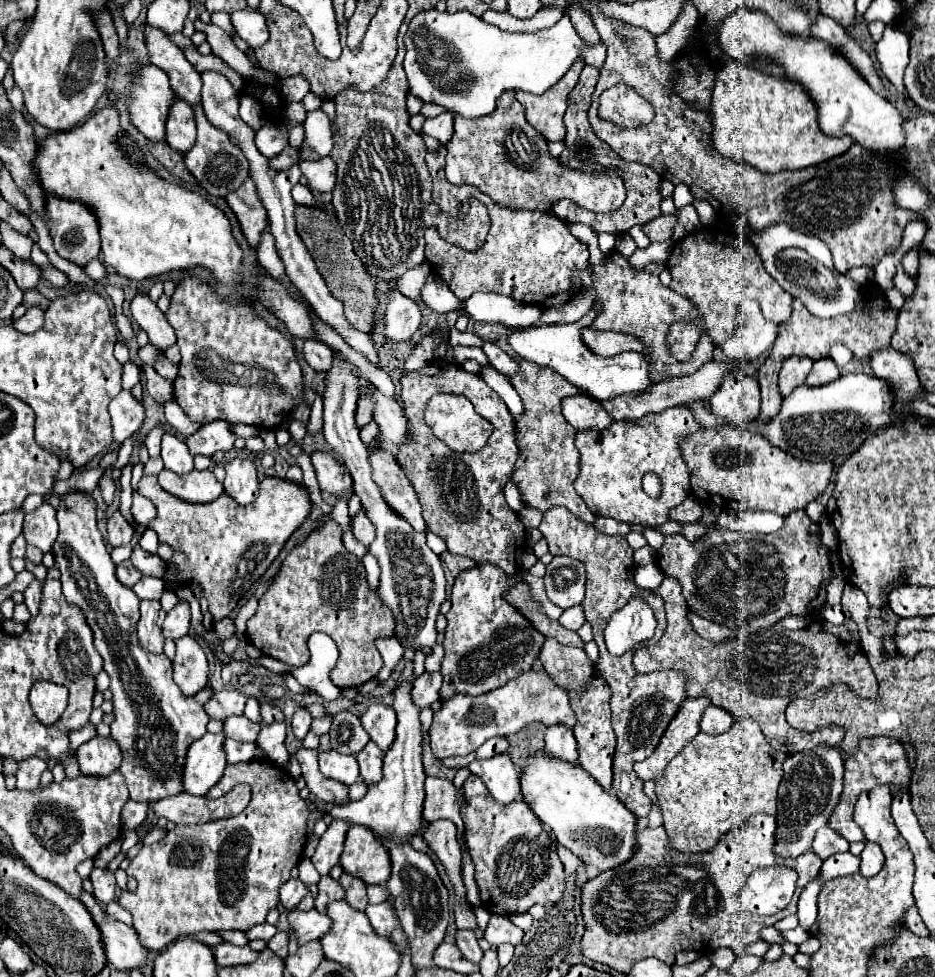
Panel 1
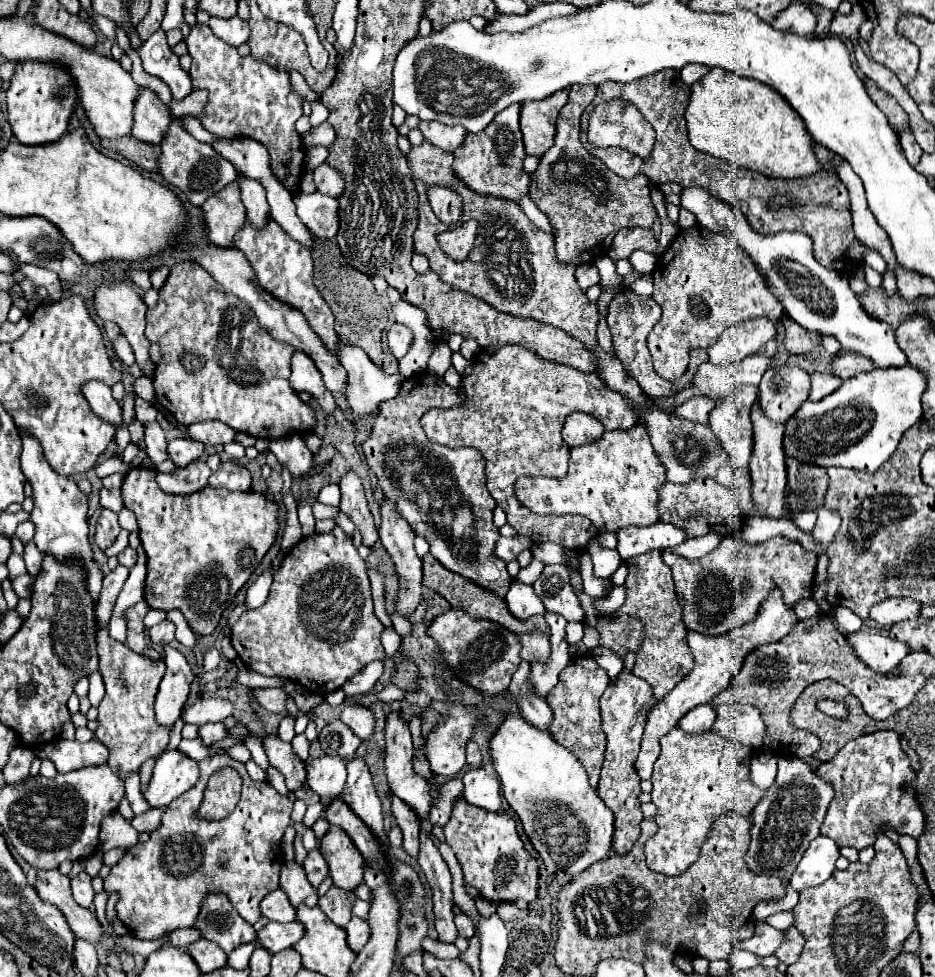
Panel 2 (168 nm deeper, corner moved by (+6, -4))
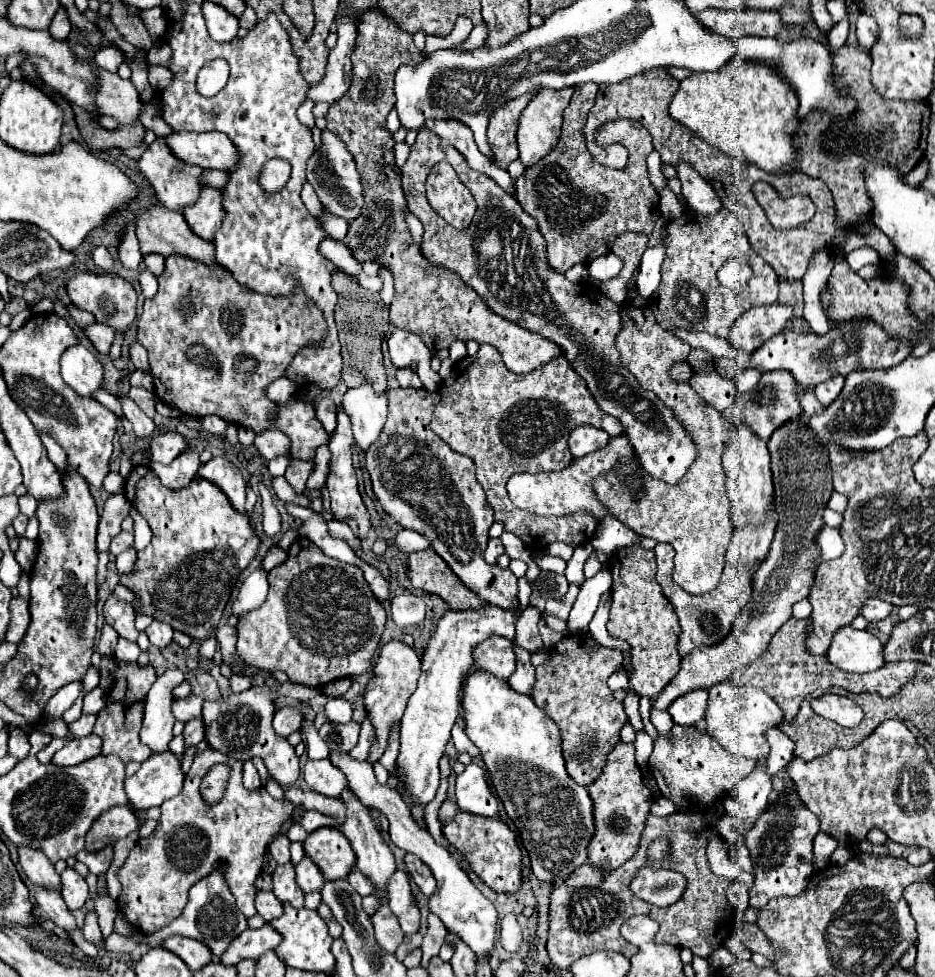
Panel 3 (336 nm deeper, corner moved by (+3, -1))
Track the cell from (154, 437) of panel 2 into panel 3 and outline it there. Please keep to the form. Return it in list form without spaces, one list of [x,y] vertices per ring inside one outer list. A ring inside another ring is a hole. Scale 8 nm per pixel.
[[[121,396],[121,404],[123,404],[123,414],[125,414],[125,418],[133,424],[135,436],[137,436],[137,438],[151,438],[153,432],[157,430],[155,422],[153,422],[147,414],[143,414],[143,412],[135,406],[135,402],[131,402],[127,396]]]

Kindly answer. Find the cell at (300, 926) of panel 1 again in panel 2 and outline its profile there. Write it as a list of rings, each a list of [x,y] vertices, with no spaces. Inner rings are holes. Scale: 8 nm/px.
[[[270,921],[266,927],[262,927],[256,935],[256,943],[266,949],[268,953],[278,953],[282,949],[292,947],[300,937],[304,935],[304,927],[296,921],[292,923],[274,923]]]

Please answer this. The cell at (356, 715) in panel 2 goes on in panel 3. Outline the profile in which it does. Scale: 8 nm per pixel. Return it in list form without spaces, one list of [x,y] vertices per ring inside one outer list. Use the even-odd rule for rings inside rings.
[[[333,698],[325,704],[325,714],[331,722],[351,722],[353,720],[353,706],[345,698]]]

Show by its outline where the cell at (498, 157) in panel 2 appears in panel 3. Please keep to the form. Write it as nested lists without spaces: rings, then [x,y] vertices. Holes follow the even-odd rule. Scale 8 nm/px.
[[[523,94],[511,102],[507,102],[505,106],[501,106],[499,110],[495,110],[491,122],[489,122],[489,132],[487,132],[487,140],[493,152],[491,162],[497,168],[507,170],[507,166],[519,158],[519,150],[517,150],[517,122],[519,116],[523,112],[523,108],[529,104],[529,100],[533,98],[533,94]]]

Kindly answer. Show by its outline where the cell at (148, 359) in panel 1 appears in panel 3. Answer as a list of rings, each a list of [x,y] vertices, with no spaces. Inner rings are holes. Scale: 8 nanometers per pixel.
[[[93,324],[93,326],[89,326],[85,332],[87,332],[89,340],[95,344],[95,348],[97,348],[99,352],[103,352],[103,354],[109,352],[109,348],[111,348],[111,344],[113,344],[113,340],[115,340],[115,334],[117,334],[115,328],[105,326],[105,324]]]

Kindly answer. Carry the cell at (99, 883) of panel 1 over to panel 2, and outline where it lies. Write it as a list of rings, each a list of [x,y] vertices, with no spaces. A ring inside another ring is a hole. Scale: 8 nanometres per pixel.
[[[84,871],[76,877],[72,877],[72,895],[74,895],[74,901],[80,907],[90,907],[92,905],[92,899],[94,899],[92,879]]]

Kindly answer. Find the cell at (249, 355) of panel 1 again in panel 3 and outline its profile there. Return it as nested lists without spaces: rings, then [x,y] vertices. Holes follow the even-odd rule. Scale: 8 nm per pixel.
[[[167,256],[165,272],[159,276],[159,292],[155,298],[145,300],[137,324],[137,342],[149,352],[155,396],[159,400],[189,416],[217,414],[229,418],[237,426],[251,428],[257,434],[277,428],[291,438],[293,450],[301,452],[303,458],[313,458],[315,448],[327,444],[329,436],[323,430],[323,424],[315,418],[315,406],[305,400],[277,404],[265,396],[265,390],[273,380],[285,374],[291,360],[305,344],[317,342],[323,336],[323,316],[311,302],[307,302],[307,298],[303,298],[303,294],[295,294],[295,298],[255,294],[251,288],[239,284],[225,268],[203,266],[185,256]]]

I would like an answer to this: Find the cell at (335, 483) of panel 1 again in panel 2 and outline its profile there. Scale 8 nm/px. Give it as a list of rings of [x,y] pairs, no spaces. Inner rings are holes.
[[[300,435],[272,439],[268,449],[276,455],[278,463],[290,471],[292,477],[302,477],[312,471],[312,453]]]

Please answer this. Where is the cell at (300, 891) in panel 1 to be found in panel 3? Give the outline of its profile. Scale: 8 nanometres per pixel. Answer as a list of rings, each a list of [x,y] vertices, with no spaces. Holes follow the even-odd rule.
[[[269,890],[269,892],[257,892],[257,900],[255,900],[257,912],[267,920],[275,920],[283,914],[283,902]]]

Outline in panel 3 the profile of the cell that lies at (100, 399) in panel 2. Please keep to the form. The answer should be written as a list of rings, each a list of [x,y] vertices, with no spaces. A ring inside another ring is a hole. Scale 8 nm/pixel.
[[[71,346],[61,358],[61,376],[63,380],[83,396],[93,396],[93,392],[103,388],[103,364],[85,348]]]

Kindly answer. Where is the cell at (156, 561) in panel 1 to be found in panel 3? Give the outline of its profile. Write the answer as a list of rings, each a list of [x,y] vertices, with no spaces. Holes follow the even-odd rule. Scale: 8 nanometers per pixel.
[[[121,532],[121,534],[117,534],[117,536],[113,538],[109,552],[115,554],[115,556],[119,556],[121,552],[129,550],[131,546],[133,546],[133,534],[131,534],[131,532]]]

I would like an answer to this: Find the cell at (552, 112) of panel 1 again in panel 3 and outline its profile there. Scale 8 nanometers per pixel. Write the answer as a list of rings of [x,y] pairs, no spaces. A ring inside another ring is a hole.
[[[573,88],[539,90],[539,94],[535,94],[533,100],[529,102],[529,106],[521,112],[519,130],[517,130],[517,144],[519,144],[519,158],[523,160],[525,166],[539,162],[557,144],[559,134],[561,134],[561,116],[563,116],[563,110],[569,106],[571,94],[573,94]]]

